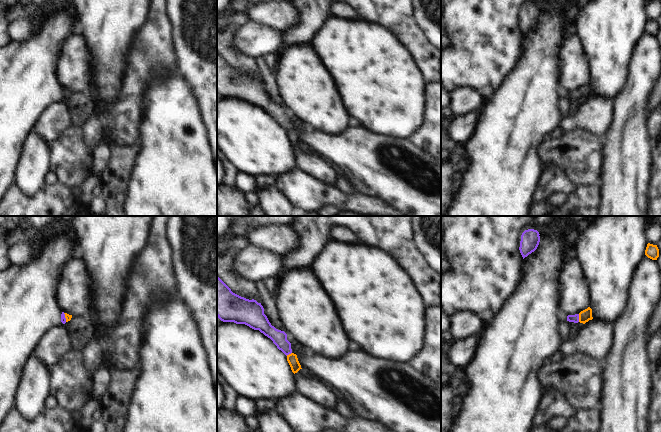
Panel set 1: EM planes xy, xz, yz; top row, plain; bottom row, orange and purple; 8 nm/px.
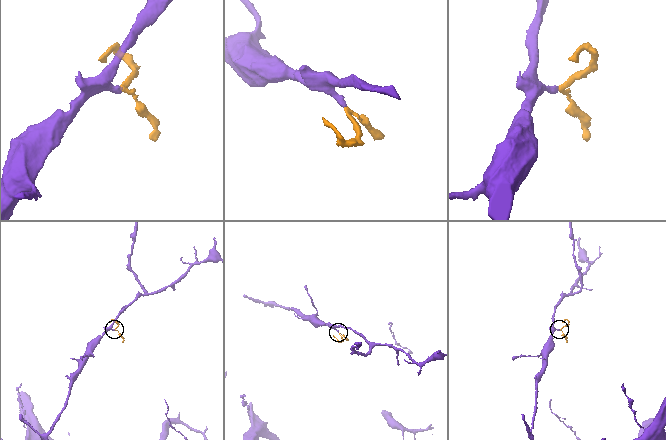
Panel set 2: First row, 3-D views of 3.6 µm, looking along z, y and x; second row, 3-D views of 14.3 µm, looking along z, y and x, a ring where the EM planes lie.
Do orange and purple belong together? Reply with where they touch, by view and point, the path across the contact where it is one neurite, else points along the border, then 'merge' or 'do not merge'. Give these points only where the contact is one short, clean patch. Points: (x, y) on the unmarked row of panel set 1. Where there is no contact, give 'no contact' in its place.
yz (579, 94) | across yz (584, 92), (579, 94), (571, 94) | merge

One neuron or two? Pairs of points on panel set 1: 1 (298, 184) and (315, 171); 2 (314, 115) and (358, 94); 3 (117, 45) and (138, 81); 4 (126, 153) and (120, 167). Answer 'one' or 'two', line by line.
1: two
2: two
3: two
4: one

